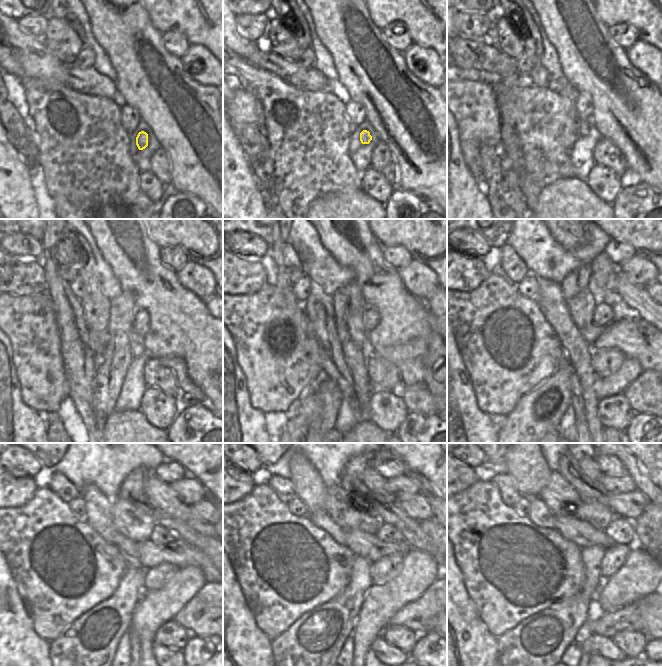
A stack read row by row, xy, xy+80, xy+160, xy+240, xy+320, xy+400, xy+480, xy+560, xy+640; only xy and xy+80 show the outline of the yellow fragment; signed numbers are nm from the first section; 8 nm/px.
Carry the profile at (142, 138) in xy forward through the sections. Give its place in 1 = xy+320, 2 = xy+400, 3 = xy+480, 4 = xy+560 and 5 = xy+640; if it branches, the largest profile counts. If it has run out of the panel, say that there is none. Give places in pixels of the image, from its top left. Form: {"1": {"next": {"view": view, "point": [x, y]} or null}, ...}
{"1": {"next": {"view": "xy+320", "point": [358, 334]}}, "2": {"next": {"view": "xy+400", "point": [581, 307]}}, "3": {"next": {"view": "xy+480", "point": [130, 519]}}, "4": {"next": {"view": "xy+560", "point": [344, 509]}}, "5": {"next": {"view": "xy+640", "point": [562, 499]}}}

